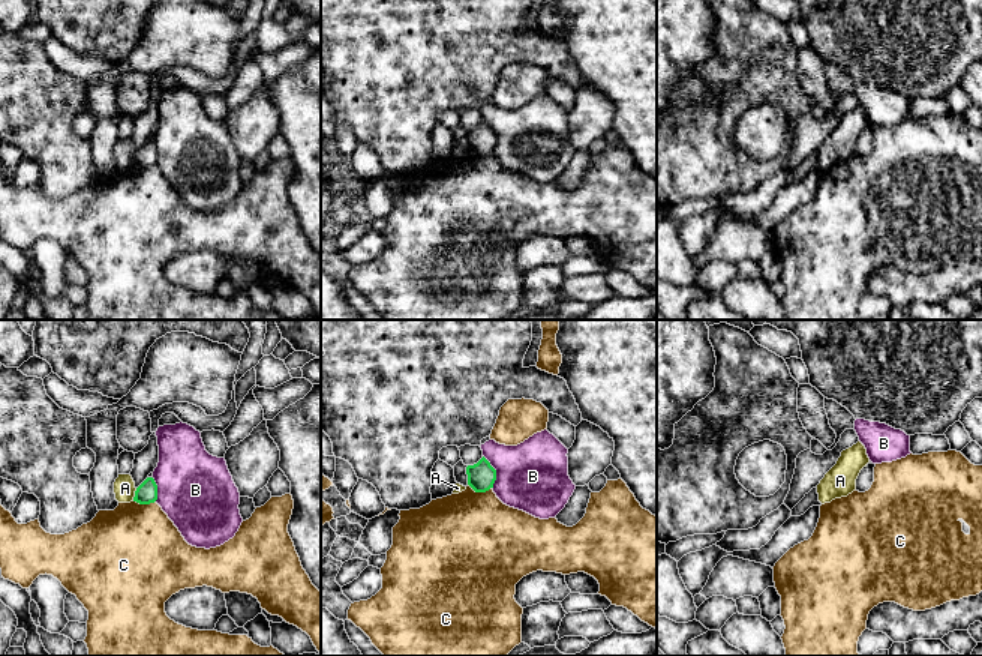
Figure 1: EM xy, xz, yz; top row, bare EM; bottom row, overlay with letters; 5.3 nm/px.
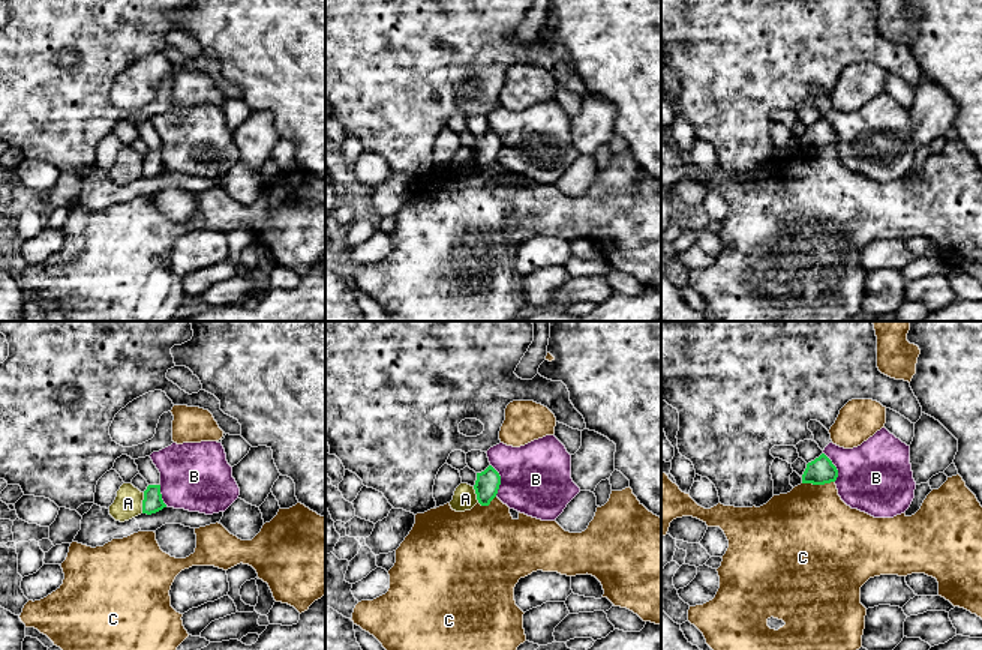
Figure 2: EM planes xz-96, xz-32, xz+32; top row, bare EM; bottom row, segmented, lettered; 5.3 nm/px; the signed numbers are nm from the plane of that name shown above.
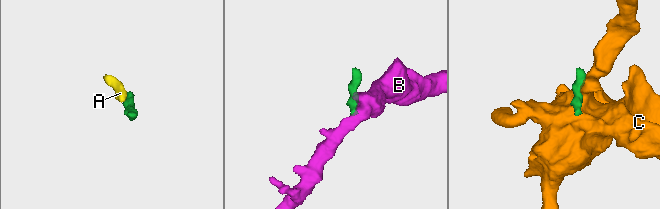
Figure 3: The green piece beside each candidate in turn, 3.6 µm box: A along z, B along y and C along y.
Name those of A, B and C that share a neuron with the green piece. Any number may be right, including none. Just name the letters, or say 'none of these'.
none of these

